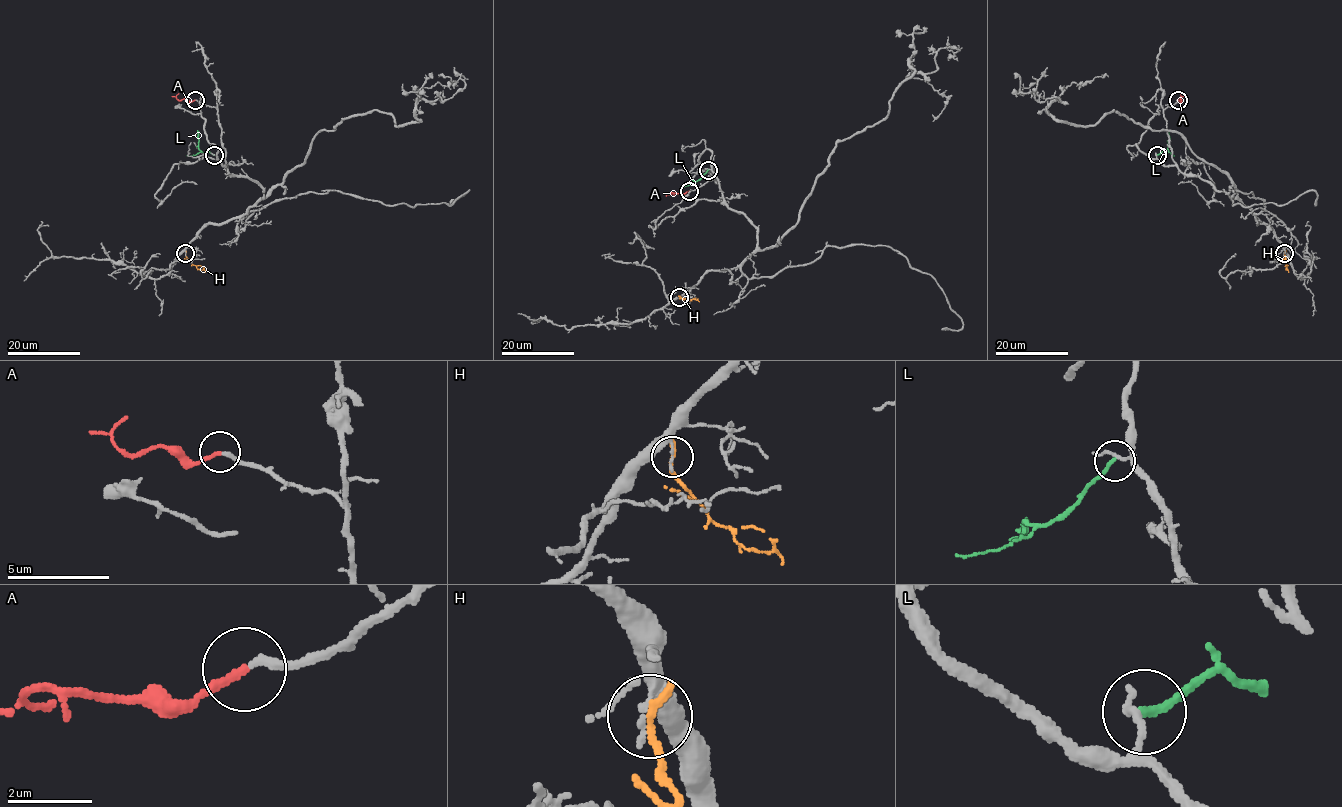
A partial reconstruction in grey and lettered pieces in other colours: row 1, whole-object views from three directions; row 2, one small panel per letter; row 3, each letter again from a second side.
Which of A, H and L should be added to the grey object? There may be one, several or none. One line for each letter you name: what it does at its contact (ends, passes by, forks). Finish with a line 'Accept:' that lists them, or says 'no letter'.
A: It ends there
Accept: A

